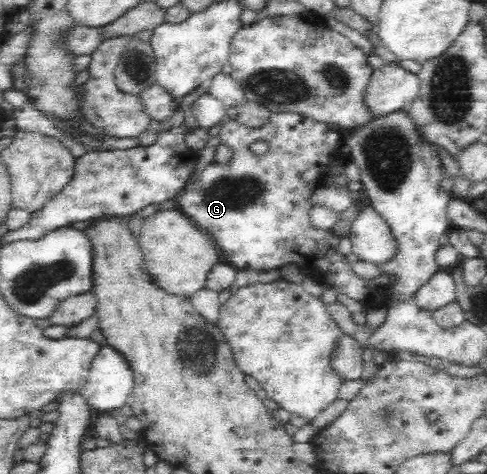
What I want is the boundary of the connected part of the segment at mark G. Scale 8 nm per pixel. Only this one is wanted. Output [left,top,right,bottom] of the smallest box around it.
[179,112,371,307]

